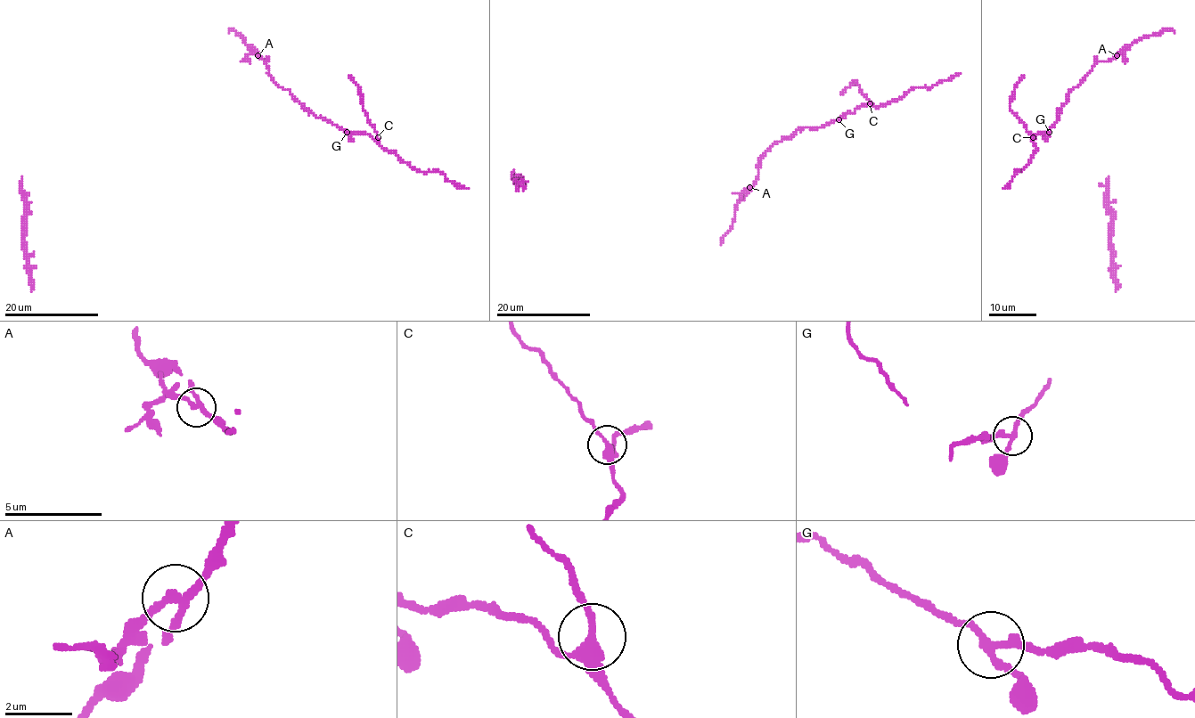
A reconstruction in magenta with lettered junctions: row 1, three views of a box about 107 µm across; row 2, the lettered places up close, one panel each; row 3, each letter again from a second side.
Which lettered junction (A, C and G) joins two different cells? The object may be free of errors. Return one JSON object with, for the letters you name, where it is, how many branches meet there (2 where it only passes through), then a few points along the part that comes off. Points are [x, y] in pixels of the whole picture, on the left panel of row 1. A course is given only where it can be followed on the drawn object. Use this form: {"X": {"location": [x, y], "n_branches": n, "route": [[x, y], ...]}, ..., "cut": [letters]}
{"A": {"location": [257, 55], "n_branches": 3, "route": [[257, 56], [251, 53], [241, 61]]}, "cut": ["A"]}

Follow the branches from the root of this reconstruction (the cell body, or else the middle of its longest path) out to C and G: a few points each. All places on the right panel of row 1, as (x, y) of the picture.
C: (1123, 61), (1122, 53), (1097, 61), (1068, 93), (1051, 130), (1033, 137)
G: (1123, 61), (1122, 53), (1097, 61), (1084, 79), (1068, 93), (1068, 101), (1058, 112), (1059, 118), (1049, 132)

